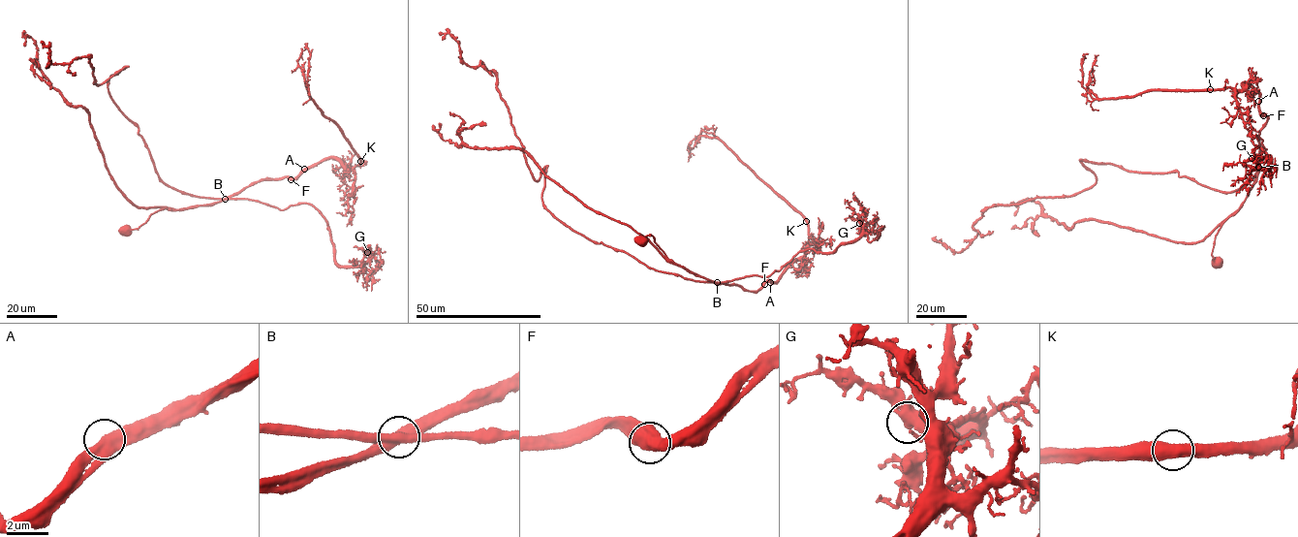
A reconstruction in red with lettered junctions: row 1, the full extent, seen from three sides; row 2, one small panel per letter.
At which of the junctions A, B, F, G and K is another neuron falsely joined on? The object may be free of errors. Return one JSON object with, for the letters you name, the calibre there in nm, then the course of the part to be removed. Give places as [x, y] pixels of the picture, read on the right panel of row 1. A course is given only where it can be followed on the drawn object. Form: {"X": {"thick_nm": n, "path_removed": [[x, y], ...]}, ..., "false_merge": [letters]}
{"B": {"thick_nm": 600, "path_removed": [[1258, 168], [1226, 193], [1177, 172], [1080, 160], [1093, 185], [992, 205], [959, 252], [934, 240]]}, "false_merge": ["B"]}

